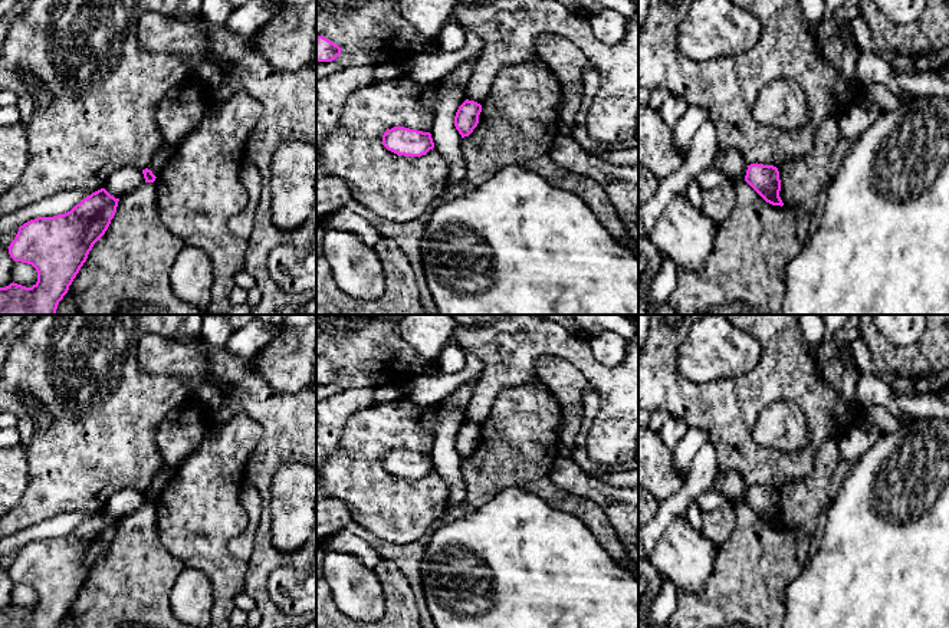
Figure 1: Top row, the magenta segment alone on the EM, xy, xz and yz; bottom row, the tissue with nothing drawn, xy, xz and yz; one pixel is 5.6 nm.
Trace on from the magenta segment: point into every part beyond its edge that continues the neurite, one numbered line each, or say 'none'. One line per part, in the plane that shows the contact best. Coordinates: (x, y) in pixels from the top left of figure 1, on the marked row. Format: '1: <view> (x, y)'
none

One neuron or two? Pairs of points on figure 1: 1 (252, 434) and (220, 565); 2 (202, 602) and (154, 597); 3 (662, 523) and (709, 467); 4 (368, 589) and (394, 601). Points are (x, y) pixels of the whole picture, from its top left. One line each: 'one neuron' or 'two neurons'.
1: one neuron
2: two neurons
3: one neuron
4: two neurons

